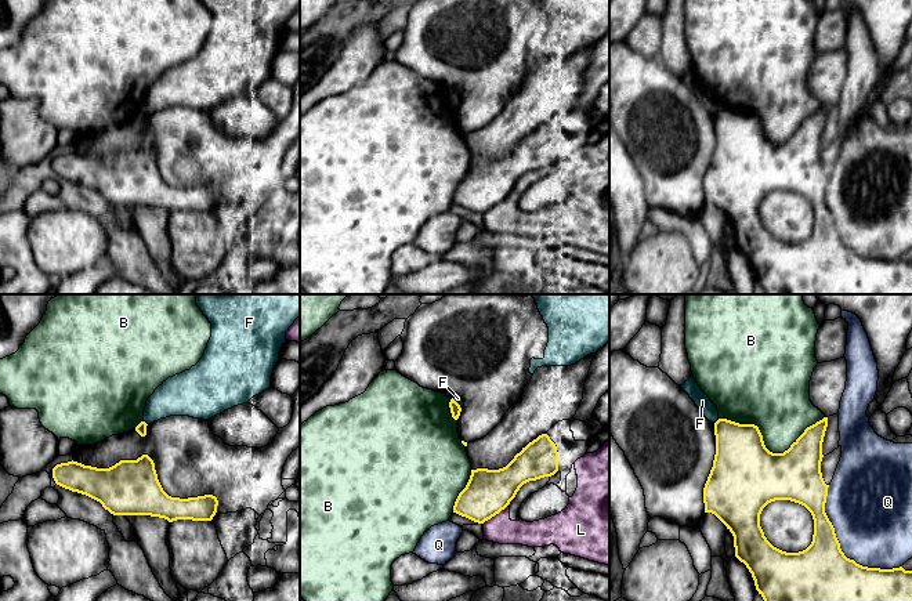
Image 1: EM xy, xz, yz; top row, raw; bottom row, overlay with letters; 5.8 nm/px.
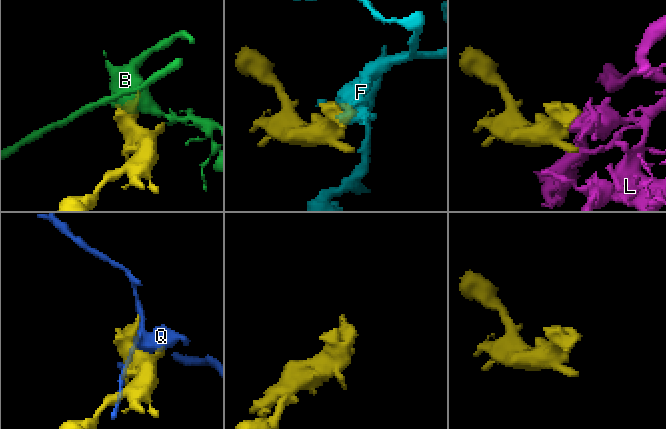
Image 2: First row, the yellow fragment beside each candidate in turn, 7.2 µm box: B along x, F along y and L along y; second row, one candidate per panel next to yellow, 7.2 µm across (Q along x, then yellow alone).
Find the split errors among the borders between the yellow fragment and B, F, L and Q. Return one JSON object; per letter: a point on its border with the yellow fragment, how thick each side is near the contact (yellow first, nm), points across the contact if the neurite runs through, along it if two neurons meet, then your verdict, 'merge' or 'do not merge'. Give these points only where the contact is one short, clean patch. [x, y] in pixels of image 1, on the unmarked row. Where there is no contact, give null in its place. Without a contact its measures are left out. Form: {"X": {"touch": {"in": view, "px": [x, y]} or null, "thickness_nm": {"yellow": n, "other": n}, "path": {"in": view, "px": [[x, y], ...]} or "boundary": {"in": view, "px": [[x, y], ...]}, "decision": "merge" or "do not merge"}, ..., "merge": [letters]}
{"B": {"touch": {"in": "yz", "px": [766, 138]}, "thickness_nm": {"yellow": 400, "other": 340}, "decision": "do not merge"}, "F": {"touch": {"in": "yz", "px": [716, 112]}, "thickness_nm": {"yellow": 300, "other": 90}, "boundary": {"in": "yz", "px": [[719, 109], [715, 113]]}, "decision": "do not merge"}, "L": {"touch": {"in": "xz", "px": [495, 205]}, "thickness_nm": {"yellow": 260, "other": 160}, "decision": "do not merge"}, "Q": {"touch": {"in": "yz", "px": [840, 239]}, "thickness_nm": {"yellow": 460, "other": 460}, "decision": "do not merge"}, "merge": []}

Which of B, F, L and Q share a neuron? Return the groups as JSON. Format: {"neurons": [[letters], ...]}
{"neurons": [["B"], ["F"], ["L"], ["Q"]]}

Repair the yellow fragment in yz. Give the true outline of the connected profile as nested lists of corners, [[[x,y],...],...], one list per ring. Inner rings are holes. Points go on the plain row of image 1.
[[[828,108],[807,117],[783,144],[770,142],[763,126],[754,115],[739,115],[727,109],[714,113],[716,145],[713,158],[703,178],[705,203],[714,204],[732,224],[735,247],[746,256],[754,271],[756,280],[766,294],[912,294],[912,261],[902,257],[893,260],[868,258],[844,246],[835,218],[825,203],[829,175],[821,163],[822,133]],[[775,191],[790,191],[804,196],[814,210],[811,235],[799,243],[786,243],[774,238],[760,217],[763,199]]]

